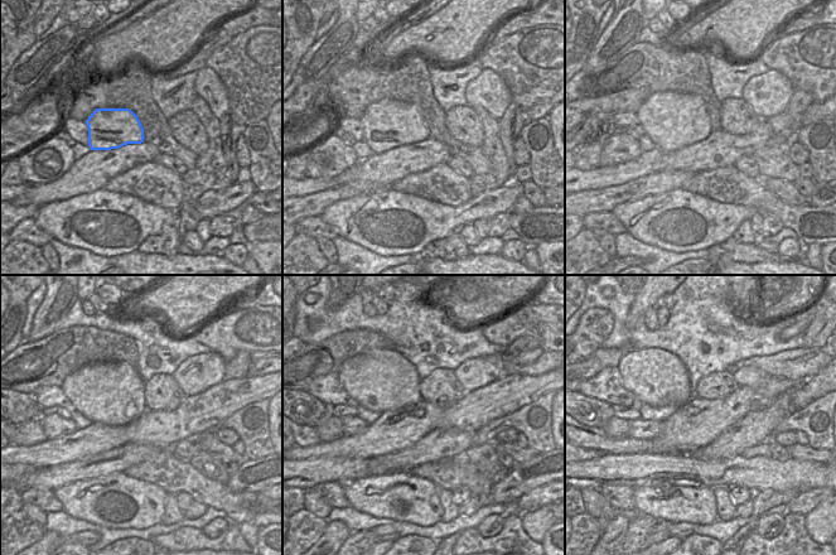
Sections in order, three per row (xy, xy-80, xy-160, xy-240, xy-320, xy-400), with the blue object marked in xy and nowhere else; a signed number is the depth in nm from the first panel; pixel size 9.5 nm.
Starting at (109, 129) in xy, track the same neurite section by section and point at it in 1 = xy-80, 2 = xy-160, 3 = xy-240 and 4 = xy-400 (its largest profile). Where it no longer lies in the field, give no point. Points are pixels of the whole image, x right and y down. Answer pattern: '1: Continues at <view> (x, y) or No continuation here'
1: Continues at xy-80 (388, 124)
2: Continues at xy-160 (672, 121)
3: Continues at xy-240 (109, 392)
4: Continues at xy-400 (657, 377).

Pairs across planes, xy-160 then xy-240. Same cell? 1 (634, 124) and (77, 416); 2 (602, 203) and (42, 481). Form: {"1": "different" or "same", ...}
{"1": "different", "2": "same"}

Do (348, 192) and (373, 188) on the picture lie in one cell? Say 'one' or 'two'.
one

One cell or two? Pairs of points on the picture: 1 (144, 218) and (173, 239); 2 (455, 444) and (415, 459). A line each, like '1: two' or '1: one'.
1: two
2: one

